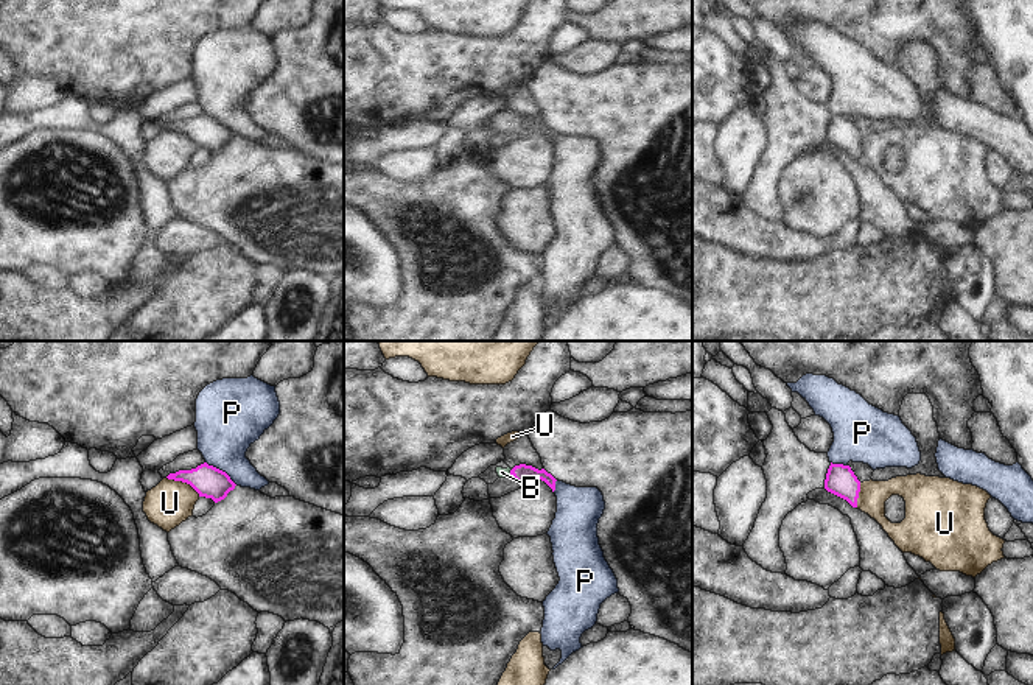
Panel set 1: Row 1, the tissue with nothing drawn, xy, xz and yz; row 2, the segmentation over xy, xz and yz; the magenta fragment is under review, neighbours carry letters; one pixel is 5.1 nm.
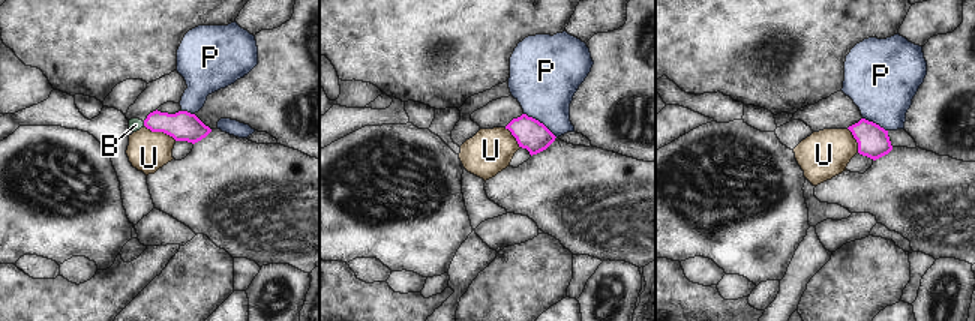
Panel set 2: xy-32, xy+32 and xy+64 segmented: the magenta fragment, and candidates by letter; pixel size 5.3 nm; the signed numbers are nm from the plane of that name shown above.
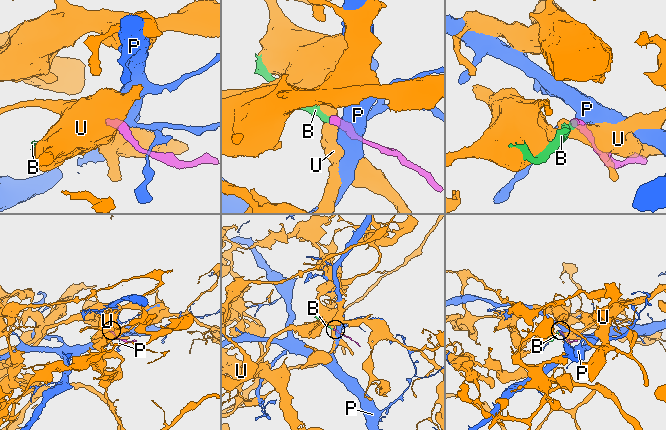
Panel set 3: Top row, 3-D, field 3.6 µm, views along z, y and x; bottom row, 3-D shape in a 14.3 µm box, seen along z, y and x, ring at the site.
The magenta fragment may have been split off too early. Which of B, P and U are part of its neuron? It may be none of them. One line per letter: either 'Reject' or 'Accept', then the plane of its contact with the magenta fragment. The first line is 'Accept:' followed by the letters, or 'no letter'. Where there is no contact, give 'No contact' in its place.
Accept: B
B: Accept. Touches magenta in xz
P: Reject. Touches magenta in xy
U: Reject. Touches magenta in xy.

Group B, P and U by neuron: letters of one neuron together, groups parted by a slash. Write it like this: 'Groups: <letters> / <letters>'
Groups: B / P / U.

